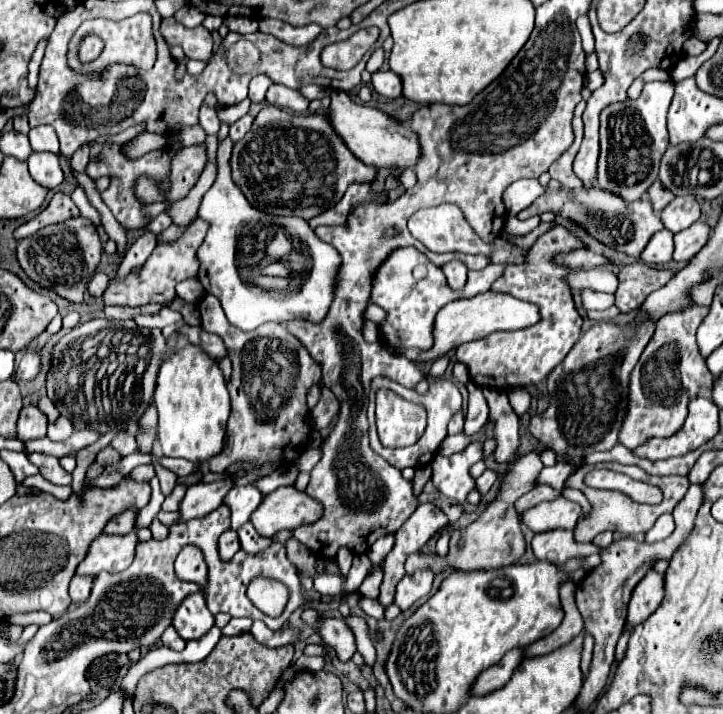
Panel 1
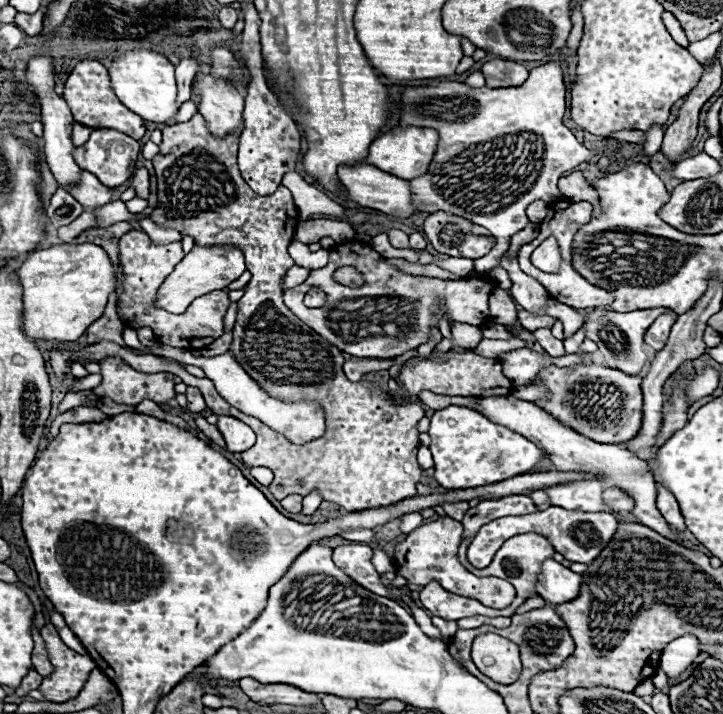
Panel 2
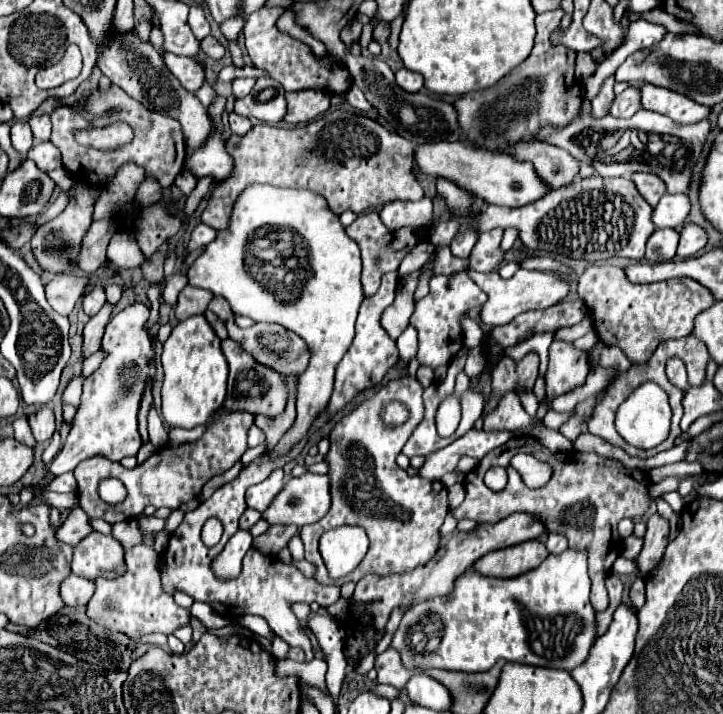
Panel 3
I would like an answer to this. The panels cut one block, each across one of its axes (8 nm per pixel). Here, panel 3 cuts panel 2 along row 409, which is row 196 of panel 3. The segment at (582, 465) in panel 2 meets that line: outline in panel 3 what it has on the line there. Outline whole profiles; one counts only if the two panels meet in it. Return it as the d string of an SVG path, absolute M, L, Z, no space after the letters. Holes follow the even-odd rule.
M434 142L416 146L414 162L422 174L456 182L462 190L468 190L470 194L482 198L486 204L524 206L548 192L544 182L540 182L540 178L534 174L534 166L530 166L530 162L520 162L508 154L478 150L462 142Z

